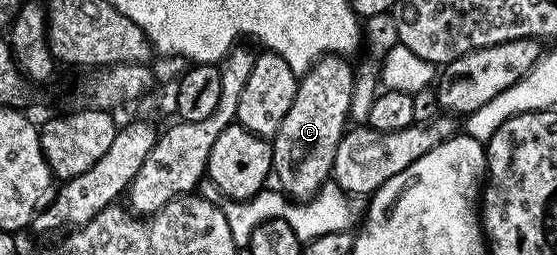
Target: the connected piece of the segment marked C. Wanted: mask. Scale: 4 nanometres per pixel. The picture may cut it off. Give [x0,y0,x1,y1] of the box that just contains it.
[271,54,354,199]

